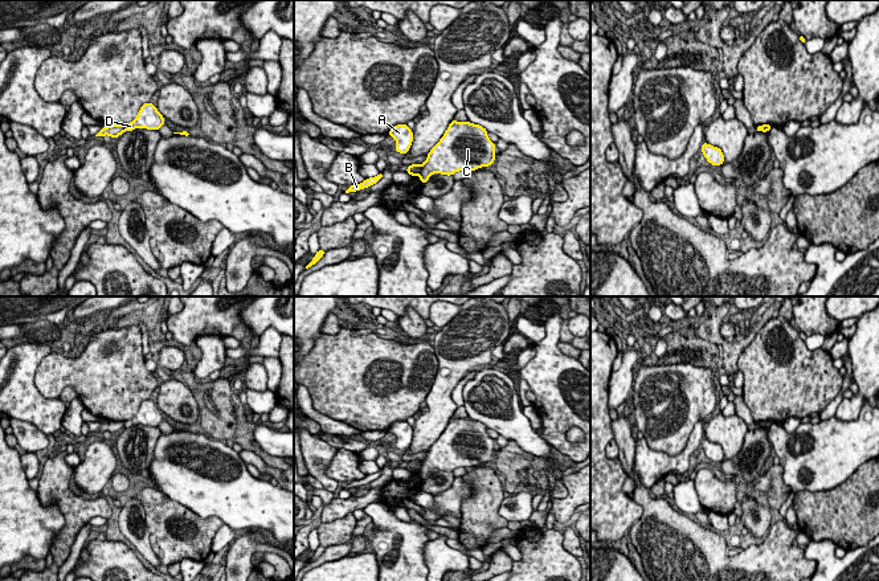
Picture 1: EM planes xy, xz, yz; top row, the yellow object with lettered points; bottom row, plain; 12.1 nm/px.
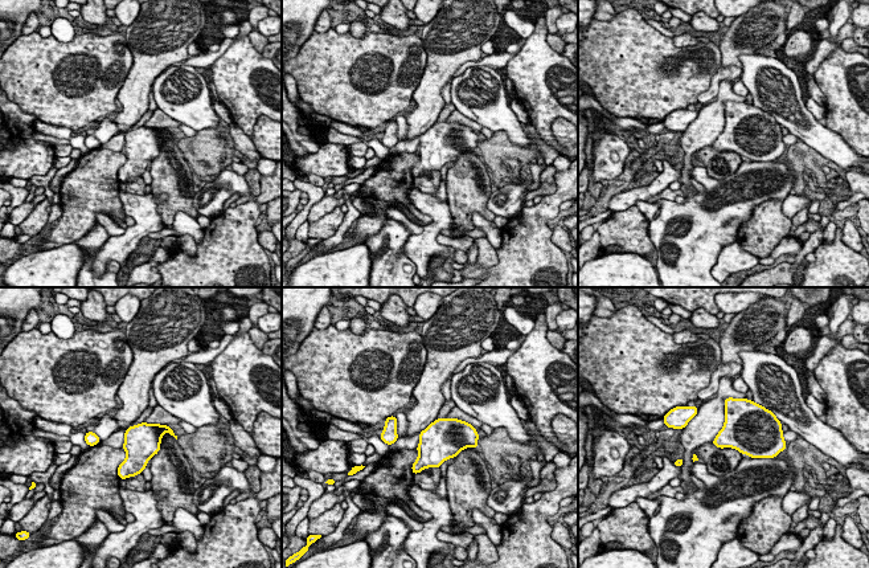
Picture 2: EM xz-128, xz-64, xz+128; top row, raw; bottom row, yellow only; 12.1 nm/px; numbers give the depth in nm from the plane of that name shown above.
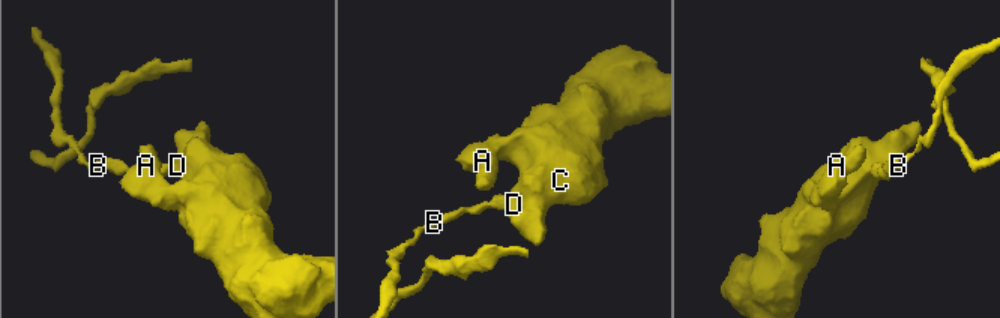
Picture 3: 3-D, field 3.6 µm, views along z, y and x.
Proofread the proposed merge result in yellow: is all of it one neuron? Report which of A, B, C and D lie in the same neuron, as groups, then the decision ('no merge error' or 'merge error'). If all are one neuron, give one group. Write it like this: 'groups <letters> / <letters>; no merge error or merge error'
groups A C D / B; merge error

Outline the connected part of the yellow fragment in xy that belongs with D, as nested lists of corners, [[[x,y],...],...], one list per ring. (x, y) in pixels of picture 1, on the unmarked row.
[[[147,398],[142,401],[138,413],[131,420],[124,421],[124,427],[132,427],[138,424],[159,427],[162,422],[167,421],[163,414],[156,402]]]

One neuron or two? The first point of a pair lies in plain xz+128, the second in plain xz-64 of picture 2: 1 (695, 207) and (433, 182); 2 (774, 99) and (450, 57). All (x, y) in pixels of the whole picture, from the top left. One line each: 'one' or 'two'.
1: two
2: two

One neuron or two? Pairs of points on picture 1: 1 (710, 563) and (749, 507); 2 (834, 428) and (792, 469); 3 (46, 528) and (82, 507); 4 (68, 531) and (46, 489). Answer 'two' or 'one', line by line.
1: two
2: one
3: two
4: one

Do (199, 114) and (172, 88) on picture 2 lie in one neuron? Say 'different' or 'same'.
same

